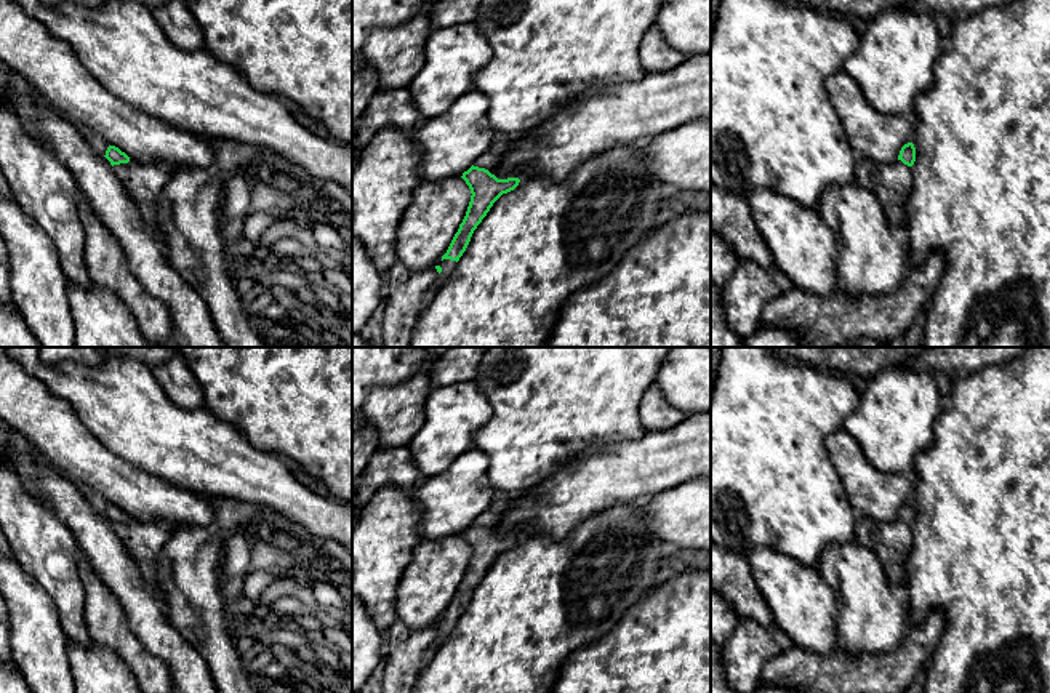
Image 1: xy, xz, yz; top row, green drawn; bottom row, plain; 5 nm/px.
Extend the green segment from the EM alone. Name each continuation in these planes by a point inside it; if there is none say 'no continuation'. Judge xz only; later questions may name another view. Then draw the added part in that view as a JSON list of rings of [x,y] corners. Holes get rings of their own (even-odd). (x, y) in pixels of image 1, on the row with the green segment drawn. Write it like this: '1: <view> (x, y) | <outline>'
1: xz (490, 160) | [[[499,136],[496,142],[490,147],[488,152],[485,152],[474,166],[485,168],[491,174],[495,174],[498,179],[507,179],[507,178],[519,178],[512,174],[499,174],[498,165],[501,163],[503,154],[511,147],[514,136]],[[519,178],[520,179],[520,178]]]
2: xz (447, 266) | [[[443,259],[439,266],[442,267],[442,272],[437,275],[434,285],[423,296],[423,309],[431,304],[437,290],[448,280],[451,270],[456,267],[456,261]]]

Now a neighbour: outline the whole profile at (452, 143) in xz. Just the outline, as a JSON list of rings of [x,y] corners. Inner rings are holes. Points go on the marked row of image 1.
[[[482,91],[461,94],[439,117],[421,120],[413,130],[421,149],[423,179],[463,176],[499,138],[488,118]]]

